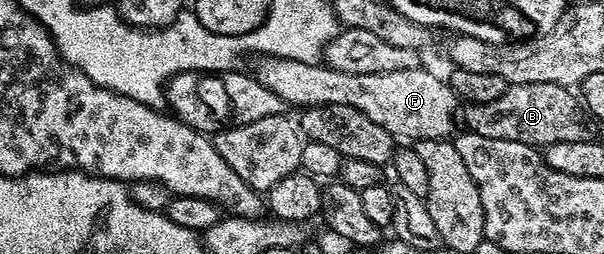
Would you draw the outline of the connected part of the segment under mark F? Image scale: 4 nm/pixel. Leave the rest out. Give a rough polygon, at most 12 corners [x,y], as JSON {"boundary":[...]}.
{"boundary":[[261,56],[286,105],[355,106],[394,138],[444,140],[458,98],[428,67],[347,74]]}

